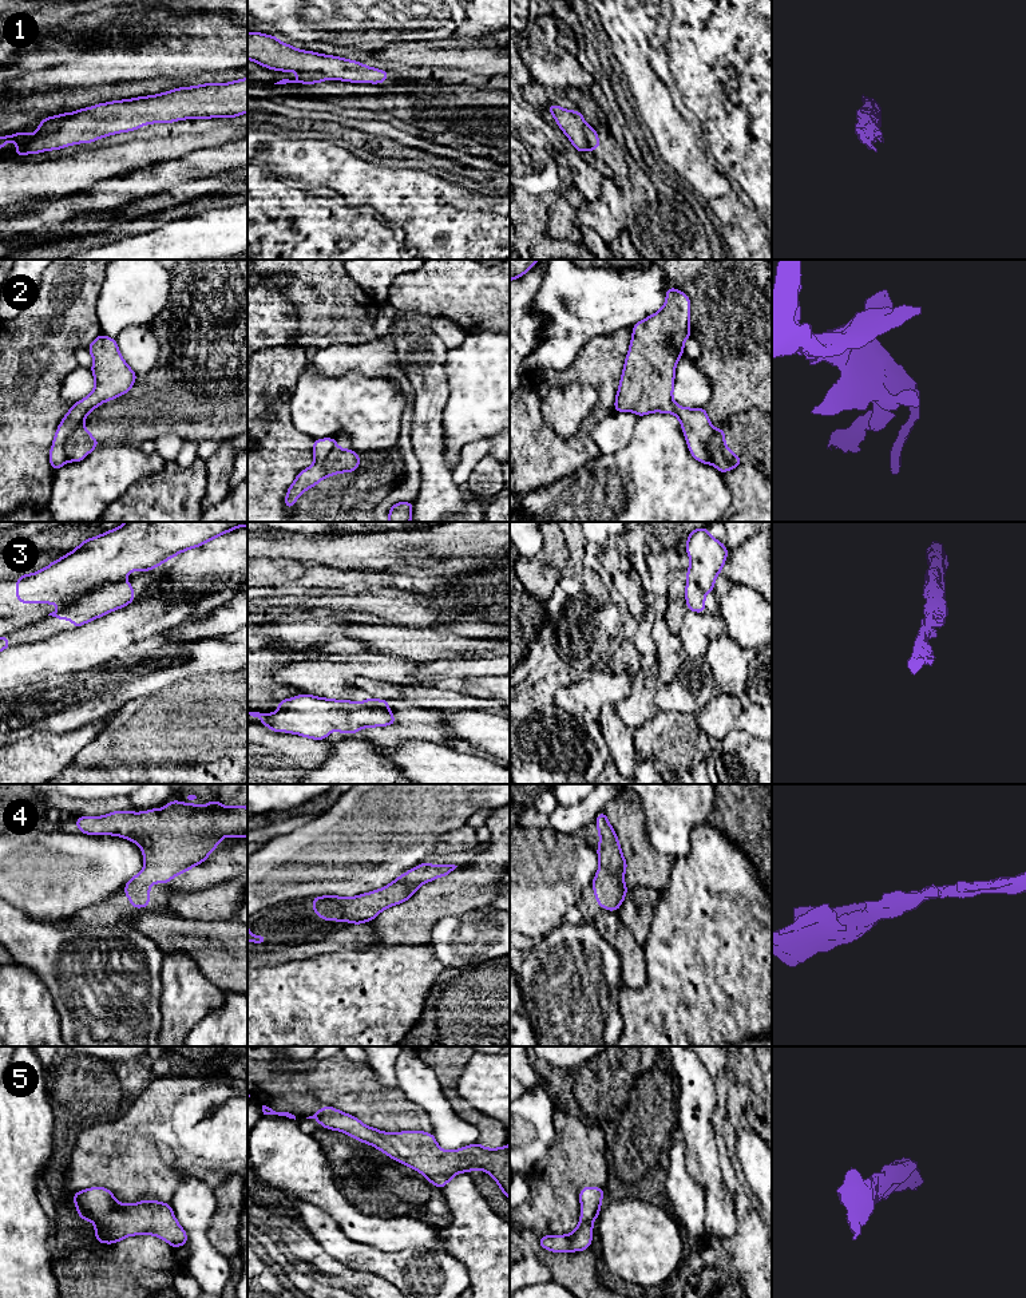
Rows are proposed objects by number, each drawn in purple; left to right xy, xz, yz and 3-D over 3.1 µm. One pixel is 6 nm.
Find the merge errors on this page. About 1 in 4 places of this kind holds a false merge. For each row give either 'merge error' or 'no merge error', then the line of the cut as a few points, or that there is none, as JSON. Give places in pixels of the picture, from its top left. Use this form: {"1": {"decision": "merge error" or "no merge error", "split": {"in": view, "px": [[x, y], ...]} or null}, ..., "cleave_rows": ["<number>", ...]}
{"1": {"decision": "merge error", "split": {"in": "xz", "px": [[298, 71], [319, 71], [327, 78]]}}, "2": {"decision": "merge error", "split": {"in": "xy", "px": [[80, 424], [64, 443], [67, 459]]}}, "3": {"decision": "merge error", "split": {"in": "xy", "px": [[122, 578], [98, 582], [59, 609]]}}, "4": {"decision": "no merge error", "split": null}, "5": {"decision": "no merge error", "split": null}, "cleave_rows": ["1", "2", "3"]}

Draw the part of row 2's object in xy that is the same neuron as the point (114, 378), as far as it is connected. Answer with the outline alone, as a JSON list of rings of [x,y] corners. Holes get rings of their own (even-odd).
[[[99,335],[87,349],[94,357],[90,369],[95,377],[95,388],[87,397],[72,404],[60,422],[49,451],[54,471],[68,462],[64,443],[84,423],[87,415],[104,401],[127,393],[138,376],[122,357],[115,339]]]

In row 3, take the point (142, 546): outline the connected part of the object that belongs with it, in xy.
[[[126,522],[83,541],[74,551],[52,561],[49,566],[17,578],[16,599],[23,604],[58,604],[59,609],[63,609],[98,583],[124,579],[132,570],[144,573],[157,569],[177,554],[242,526],[247,526],[247,522]]]

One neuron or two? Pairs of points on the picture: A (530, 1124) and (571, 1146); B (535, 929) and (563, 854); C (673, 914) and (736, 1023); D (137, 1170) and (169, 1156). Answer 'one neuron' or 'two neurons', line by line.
A: two neurons
B: one neuron
C: one neuron
D: two neurons

